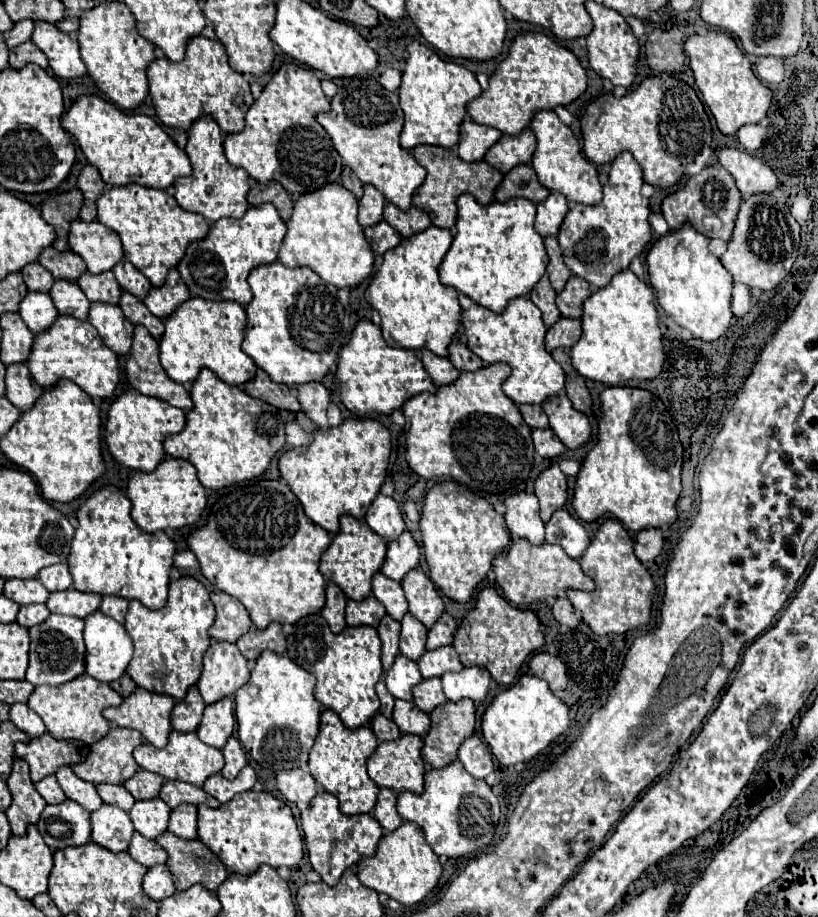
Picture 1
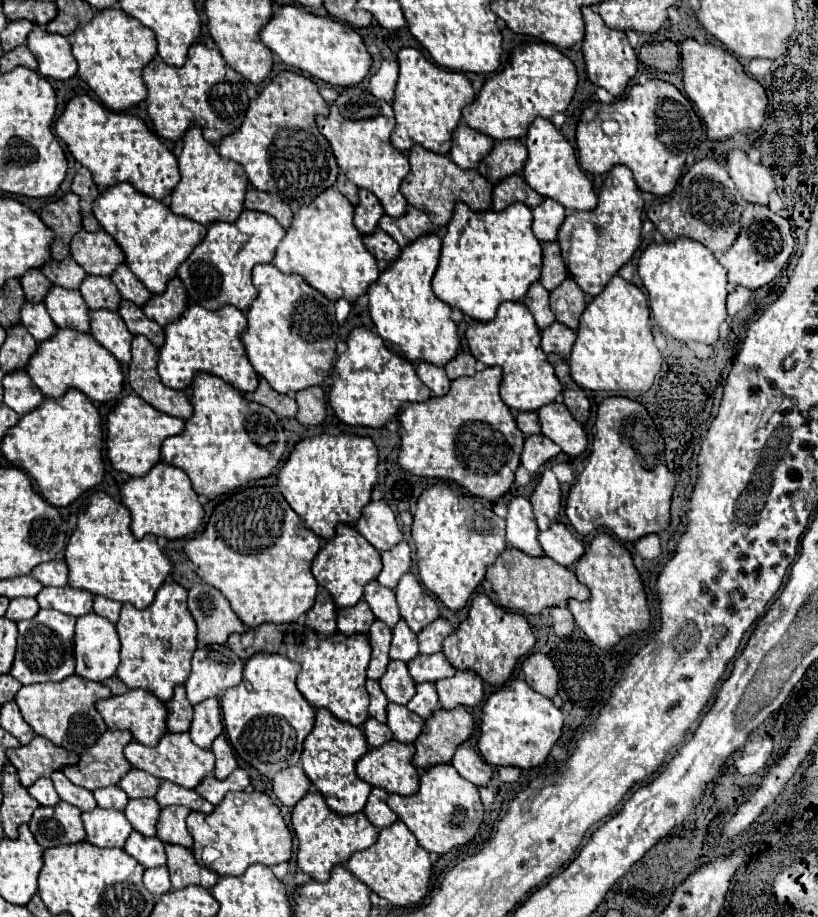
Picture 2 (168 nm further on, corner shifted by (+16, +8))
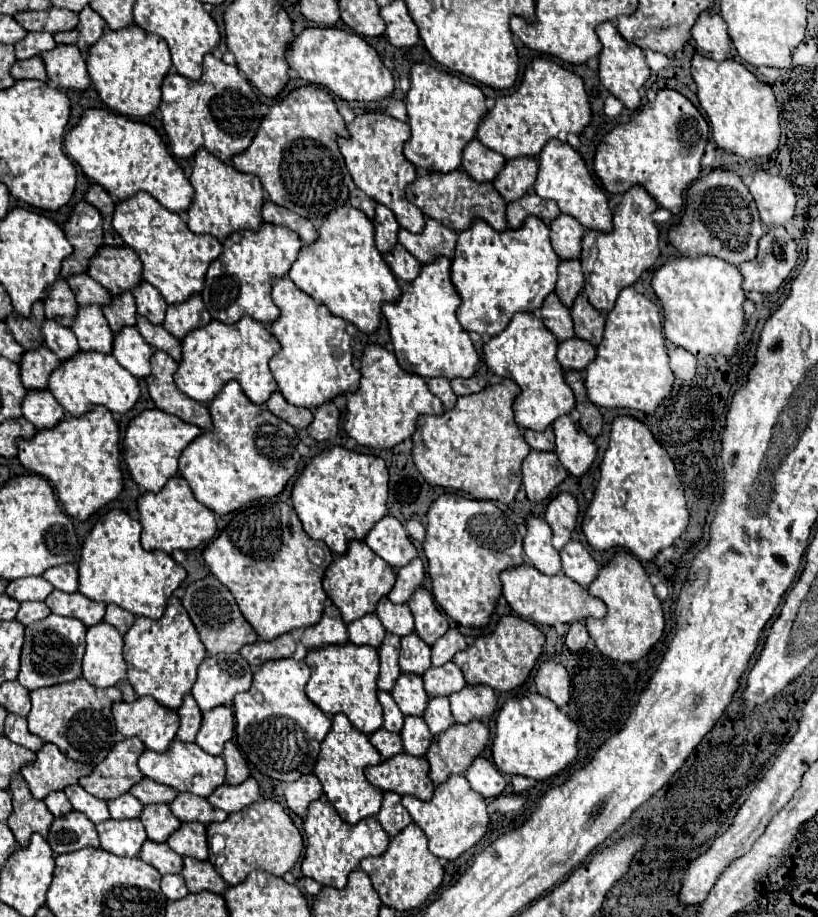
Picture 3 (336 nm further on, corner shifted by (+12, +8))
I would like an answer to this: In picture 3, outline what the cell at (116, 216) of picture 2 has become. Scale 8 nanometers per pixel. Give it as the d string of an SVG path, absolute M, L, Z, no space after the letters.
M136 193L134 197L120 201L112 225L124 243L138 253L144 265L144 281L154 285L168 305L178 305L184 297L200 293L200 289L204 289L204 273L208 271L208 265L222 253L222 243L218 247L216 237L194 235L180 215L164 209L148 193Z

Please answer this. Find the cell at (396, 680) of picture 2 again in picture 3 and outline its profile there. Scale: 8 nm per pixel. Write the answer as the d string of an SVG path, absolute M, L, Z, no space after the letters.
M402 673L392 689L392 697L398 703L404 715L422 717L424 709L428 707L428 693L424 693L422 677L412 673Z

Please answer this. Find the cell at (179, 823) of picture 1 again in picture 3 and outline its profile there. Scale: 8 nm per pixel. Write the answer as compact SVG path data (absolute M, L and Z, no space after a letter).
M182 823L182 827L172 833L166 841L178 855L194 857L194 859L208 859L208 835L206 825L200 823Z

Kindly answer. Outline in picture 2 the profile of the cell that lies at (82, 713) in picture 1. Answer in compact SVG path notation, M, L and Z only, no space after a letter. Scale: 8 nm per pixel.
M72 675L60 681L60 685L26 685L16 693L14 701L18 703L24 721L36 735L46 737L64 749L82 753L108 729L100 713L94 709L94 703L98 699L108 699L110 695L112 693L108 687L94 681L84 681L80 675Z

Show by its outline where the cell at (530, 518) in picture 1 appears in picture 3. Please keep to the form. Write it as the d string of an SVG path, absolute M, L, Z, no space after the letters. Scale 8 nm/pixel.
M540 517L528 519L528 533L524 537L524 555L532 567L544 575L558 575L562 571L560 555L552 547L552 531Z

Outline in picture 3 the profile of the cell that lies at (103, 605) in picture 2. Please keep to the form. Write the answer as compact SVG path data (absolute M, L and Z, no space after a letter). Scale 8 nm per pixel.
M108 605L106 615L104 615L104 621L110 623L110 625L114 625L120 631L120 635L124 635L132 627L134 619L136 617L132 613L128 613L126 609L120 609L118 605Z

